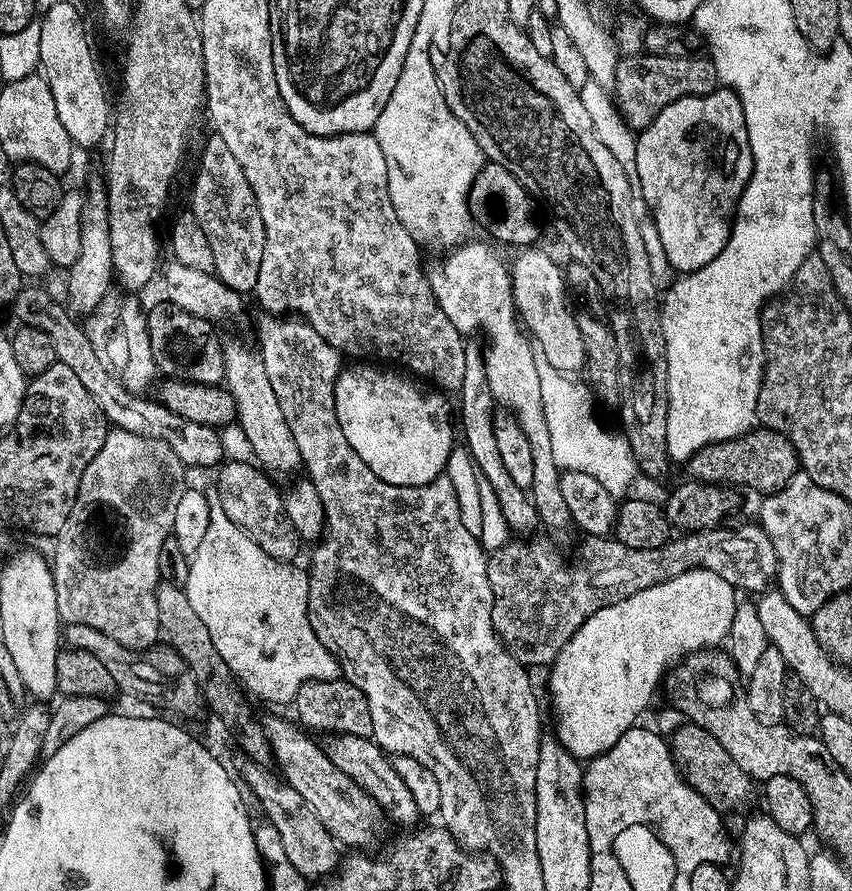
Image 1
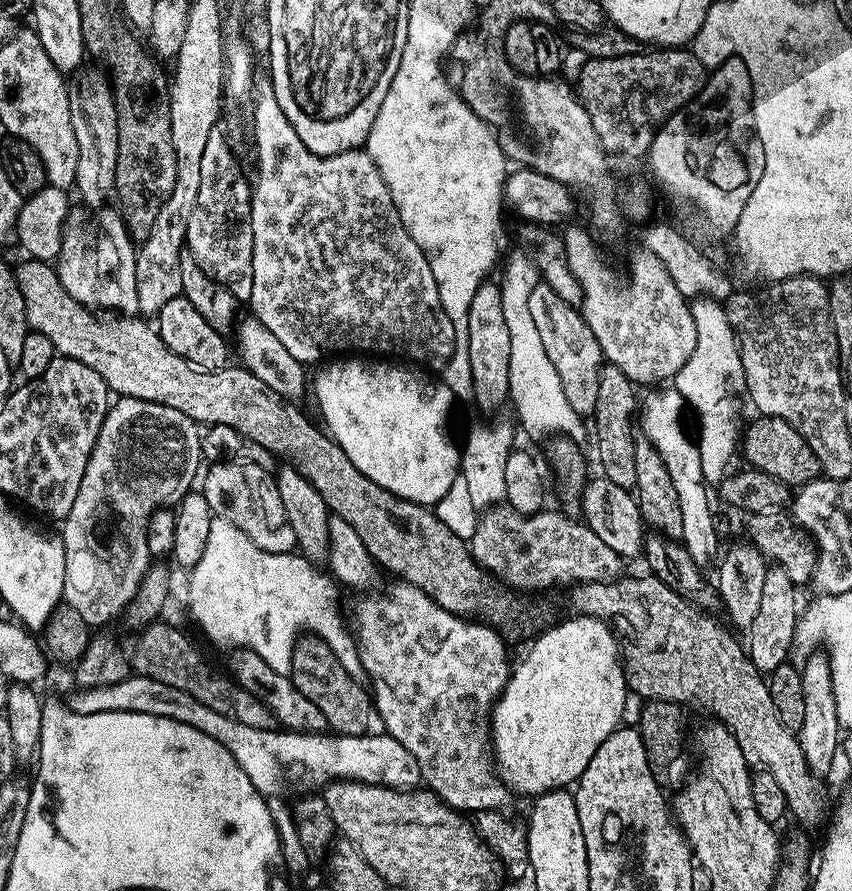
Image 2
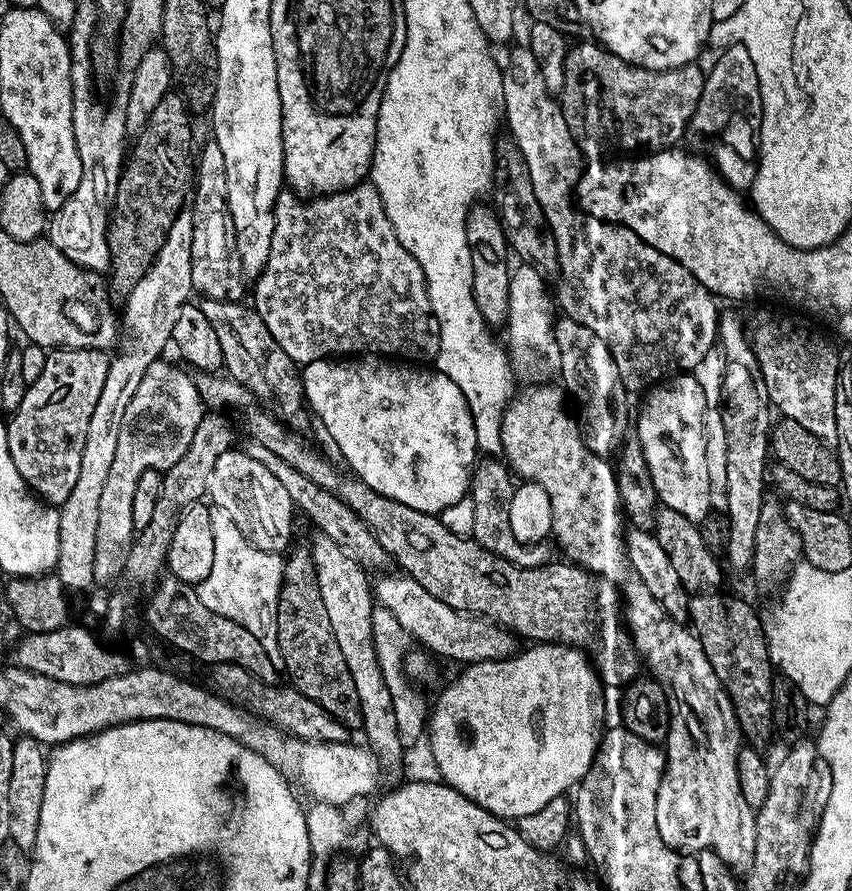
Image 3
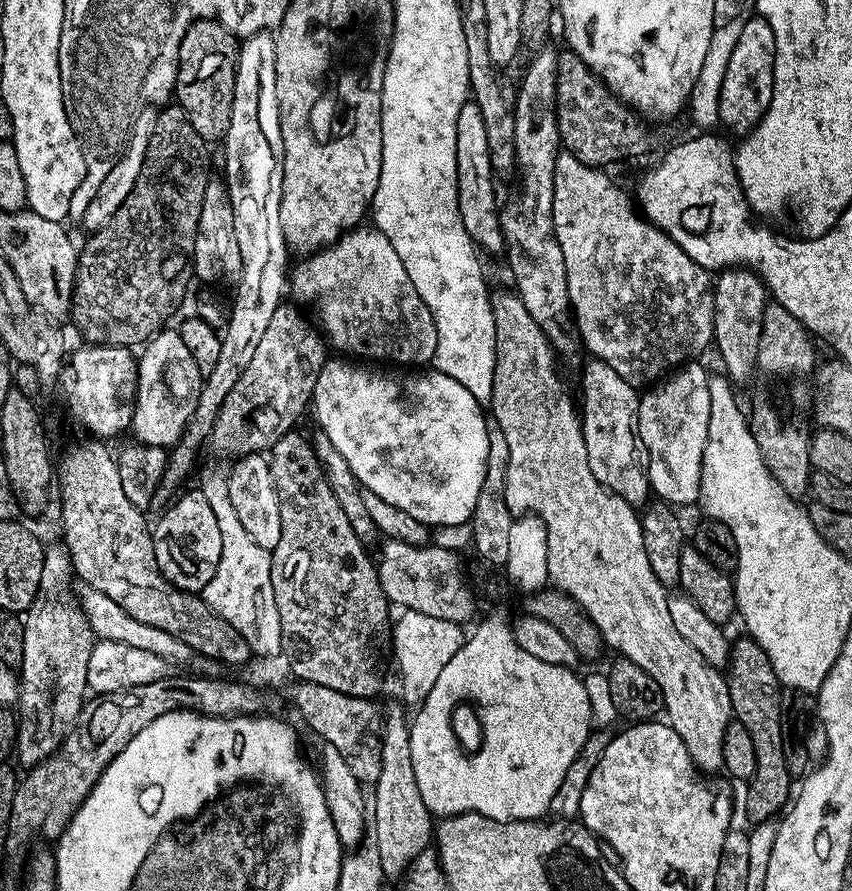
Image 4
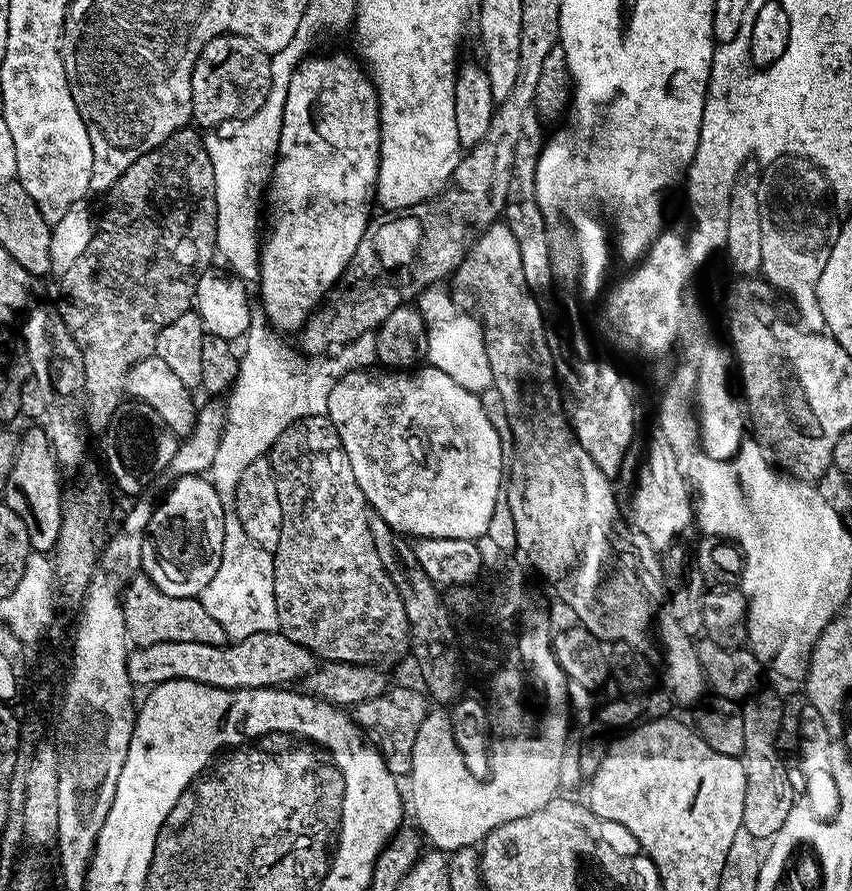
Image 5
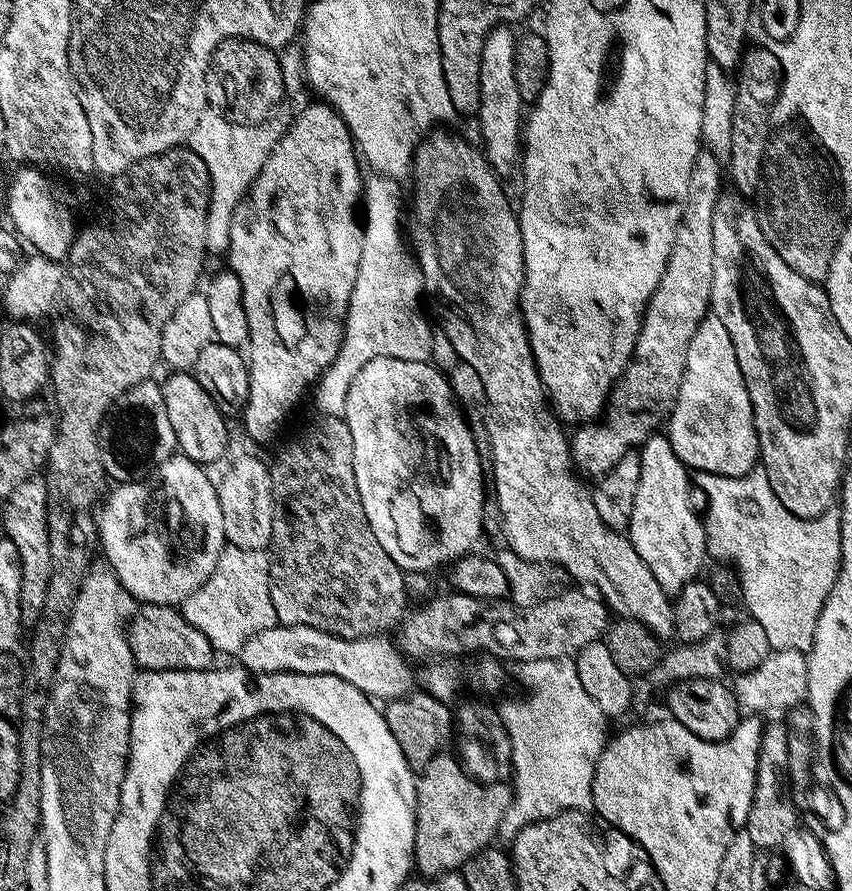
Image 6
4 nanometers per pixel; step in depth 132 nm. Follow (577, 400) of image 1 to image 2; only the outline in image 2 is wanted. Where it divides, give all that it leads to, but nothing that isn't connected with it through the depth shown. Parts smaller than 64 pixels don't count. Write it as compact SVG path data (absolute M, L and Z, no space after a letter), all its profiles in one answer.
M524 250L519 251L507 253L502 264L504 273L498 277L502 310L506 317L506 327L510 329L508 400L513 404L528 437L538 440L544 436L556 435L580 442L584 436L585 421L570 402L566 402L566 394L562 394L562 382L558 382L558 370L554 370L554 362L550 362L550 357L546 355L542 338L538 335L533 316L530 315L530 294L534 294L534 286L542 282L540 272L531 255Z

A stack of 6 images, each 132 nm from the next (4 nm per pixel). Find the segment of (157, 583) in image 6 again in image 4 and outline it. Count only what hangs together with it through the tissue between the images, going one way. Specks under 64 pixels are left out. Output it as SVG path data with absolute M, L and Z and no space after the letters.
M199 491L188 492L177 504L171 504L152 528L154 558L158 558L160 572L175 588L203 593L206 582L210 582L214 570L218 570L218 558L222 558L222 530L218 530L214 512Z

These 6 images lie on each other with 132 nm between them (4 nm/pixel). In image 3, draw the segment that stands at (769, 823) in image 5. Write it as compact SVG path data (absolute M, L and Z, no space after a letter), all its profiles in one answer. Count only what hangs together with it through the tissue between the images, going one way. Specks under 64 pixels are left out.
M713 590L699 592L690 596L689 619L691 627L702 642L702 648L710 661L719 681L727 690L728 697L735 708L739 728L743 739L754 749L765 751L766 744L774 738L773 716L773 682L776 677L773 662L769 658L768 640L763 619L758 618L753 606L738 596L722 594Z

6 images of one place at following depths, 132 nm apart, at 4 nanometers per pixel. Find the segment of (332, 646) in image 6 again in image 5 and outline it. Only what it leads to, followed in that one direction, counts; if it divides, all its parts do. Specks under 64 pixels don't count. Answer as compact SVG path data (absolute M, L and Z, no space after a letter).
M263 632L250 634L250 638L242 638L235 642L225 642L218 646L210 646L202 642L158 642L145 648L133 647L128 653L128 676L133 685L151 689L157 684L165 684L171 680L193 680L215 688L275 688L291 685L291 680L303 681L304 677L317 667L317 657L312 655L306 646L298 646L298 642L290 642L281 632Z

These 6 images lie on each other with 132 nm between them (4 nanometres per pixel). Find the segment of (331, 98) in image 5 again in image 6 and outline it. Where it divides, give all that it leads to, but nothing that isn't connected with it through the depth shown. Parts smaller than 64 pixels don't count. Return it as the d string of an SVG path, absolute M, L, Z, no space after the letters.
M316 102L300 112L297 120L293 119L288 125L288 131L274 146L270 158L262 166L262 170L254 178L244 197L234 210L234 218L230 222L230 242L226 259L227 267L235 274L244 292L246 320L249 323L248 341L246 343L246 363L248 366L248 405L256 412L268 412L268 422L280 416L287 421L293 415L293 408L304 396L308 387L315 385L324 375L340 353L341 340L344 337L344 325L347 318L348 303L358 278L359 262L362 255L363 227L362 216L358 209L362 204L362 175L360 176L361 161L358 159L358 149L352 143L346 122L336 113L335 108L327 102Z

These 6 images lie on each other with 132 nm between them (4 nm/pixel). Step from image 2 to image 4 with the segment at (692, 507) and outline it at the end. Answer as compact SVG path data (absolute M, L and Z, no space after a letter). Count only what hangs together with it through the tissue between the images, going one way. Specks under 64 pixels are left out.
M688 362L683 366L677 367L667 378L661 379L655 386L647 389L648 393L640 396L640 405L638 406L638 430L640 431L640 441L644 444L644 450L648 458L648 482L653 493L656 492L661 501L673 506L680 504L695 505L700 499L700 479L702 478L702 454L706 450L708 441L708 427L710 426L710 386L708 385L709 369L706 370L700 362Z

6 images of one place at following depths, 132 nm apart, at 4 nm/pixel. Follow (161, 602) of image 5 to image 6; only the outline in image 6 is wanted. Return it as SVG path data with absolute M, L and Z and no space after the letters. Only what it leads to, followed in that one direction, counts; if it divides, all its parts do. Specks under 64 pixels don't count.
M140 604L136 617L126 628L128 645L136 660L137 669L146 672L202 672L213 667L214 649L210 638L190 622L183 611L166 604Z

